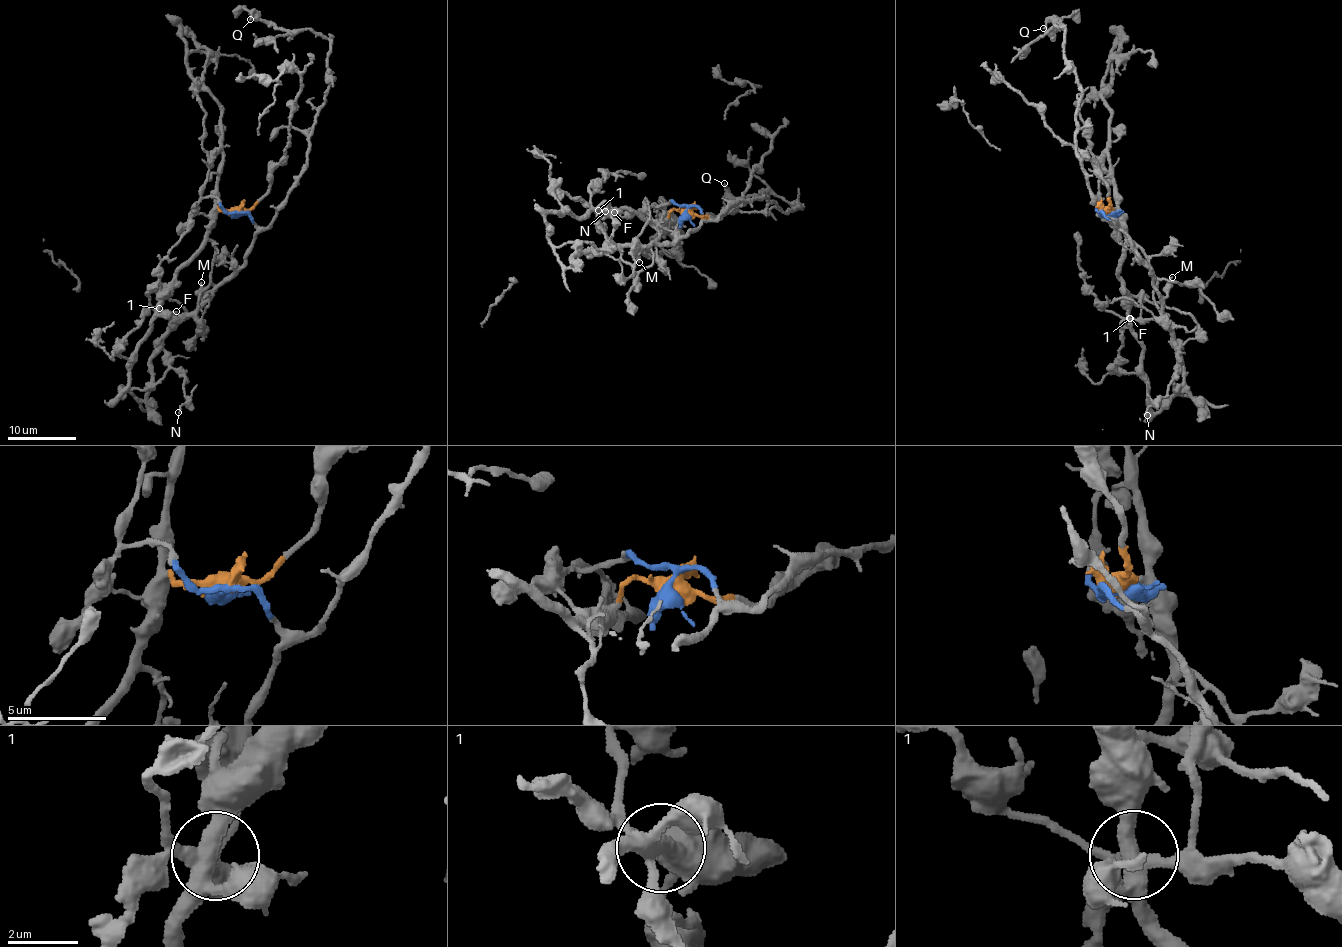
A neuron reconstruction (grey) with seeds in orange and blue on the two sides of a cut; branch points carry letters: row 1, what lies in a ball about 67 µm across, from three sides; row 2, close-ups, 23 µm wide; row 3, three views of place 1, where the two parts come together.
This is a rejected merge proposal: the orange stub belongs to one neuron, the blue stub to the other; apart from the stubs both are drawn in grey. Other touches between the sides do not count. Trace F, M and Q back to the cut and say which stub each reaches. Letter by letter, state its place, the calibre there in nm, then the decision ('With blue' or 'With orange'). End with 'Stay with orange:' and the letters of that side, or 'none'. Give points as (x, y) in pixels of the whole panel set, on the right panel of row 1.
F: Place: (1130, 318). Thickness 200 nm. With orange
M: Place: (1172, 277). Thickness 160 nm. With blue
Q: Place: (1043, 28). Thickness 180 nm. With blue
Stay with orange: F

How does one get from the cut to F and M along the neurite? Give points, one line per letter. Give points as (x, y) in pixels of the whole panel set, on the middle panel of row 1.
F: (686, 212), (672, 209), (668, 219), (657, 224), (624, 208), (620, 211), (599, 207), (609, 206), (615, 213)
M: (686, 212), (696, 207), (703, 218), (702, 223), (670, 243), (651, 242), (637, 255), (639, 261)

